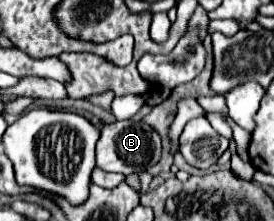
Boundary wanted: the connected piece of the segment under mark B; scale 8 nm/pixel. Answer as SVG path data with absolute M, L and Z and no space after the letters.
M113 122L101 128L101 138L97 142L97 166L105 172L119 172L123 176L133 172L143 172L153 166L161 156L161 138L145 122Z

